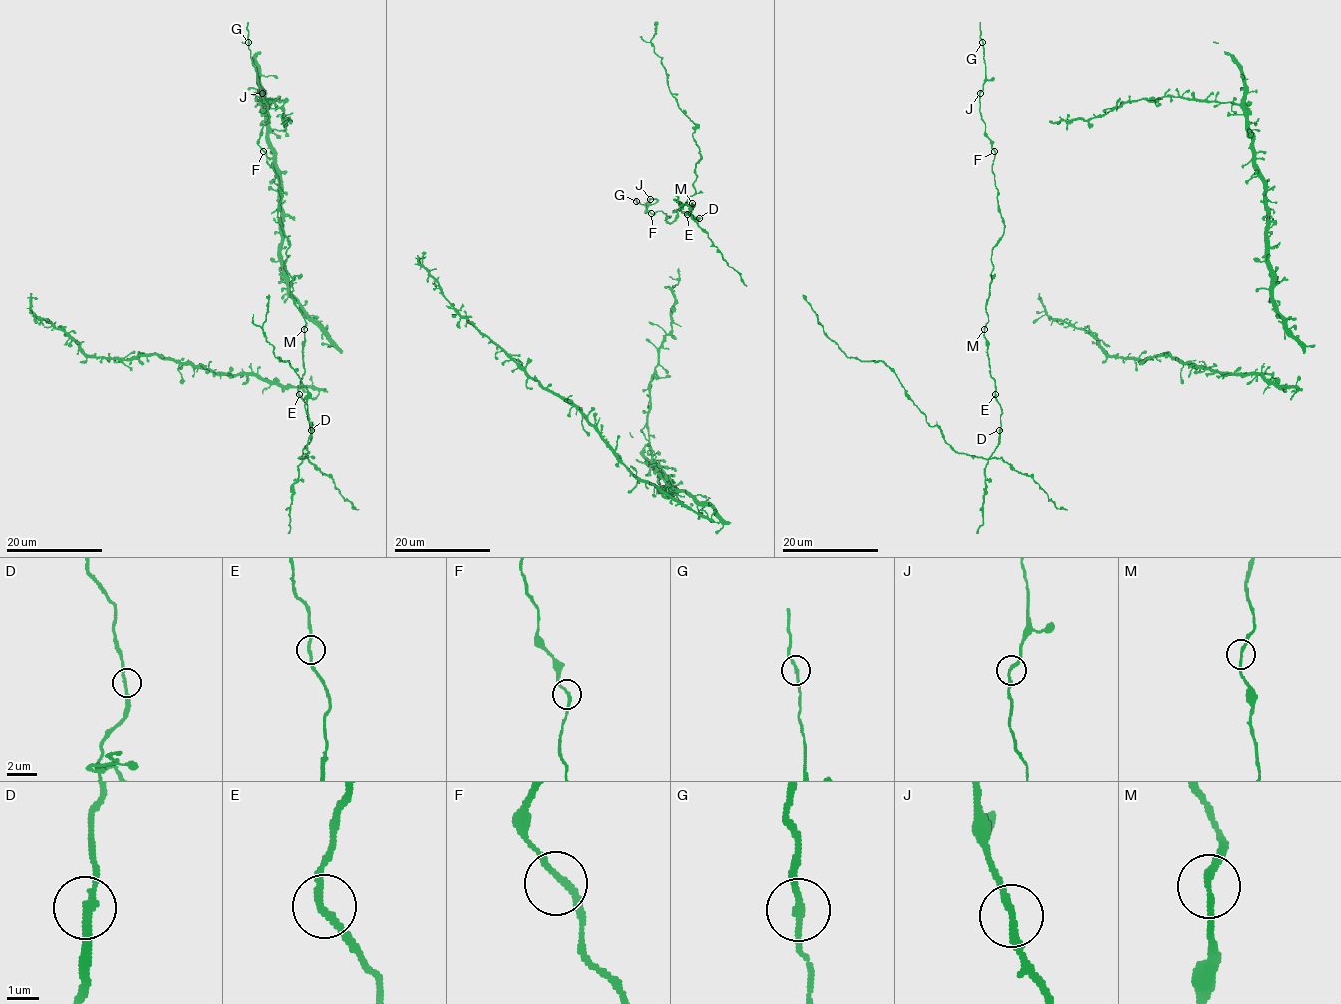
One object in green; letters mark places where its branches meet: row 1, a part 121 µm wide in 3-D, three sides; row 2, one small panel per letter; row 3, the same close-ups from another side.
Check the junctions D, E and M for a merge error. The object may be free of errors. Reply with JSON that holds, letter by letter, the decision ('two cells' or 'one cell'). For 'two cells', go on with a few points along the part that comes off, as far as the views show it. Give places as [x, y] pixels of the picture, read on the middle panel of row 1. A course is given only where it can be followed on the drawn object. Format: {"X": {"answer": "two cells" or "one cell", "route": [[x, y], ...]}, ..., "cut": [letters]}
{"D": {"answer": "one cell"}, "E": {"answer": "one cell"}, "M": {"answer": "one cell"}, "cut": []}

